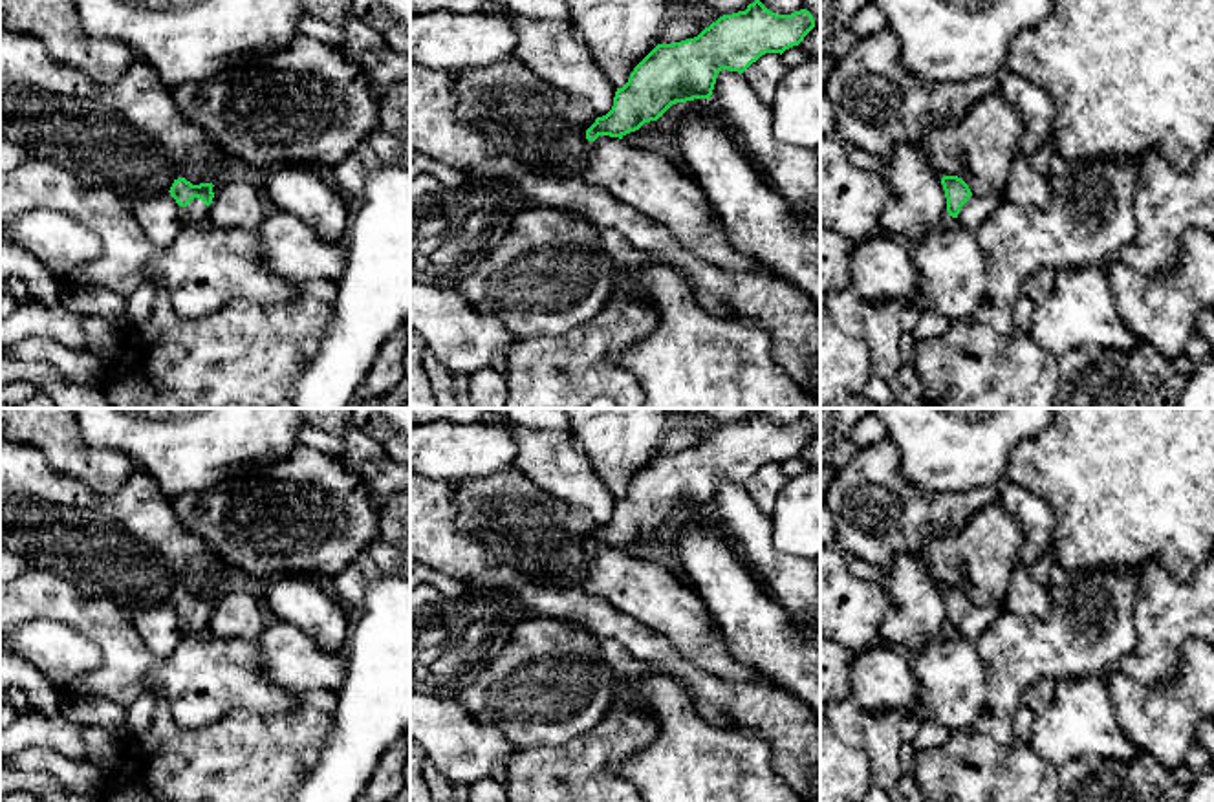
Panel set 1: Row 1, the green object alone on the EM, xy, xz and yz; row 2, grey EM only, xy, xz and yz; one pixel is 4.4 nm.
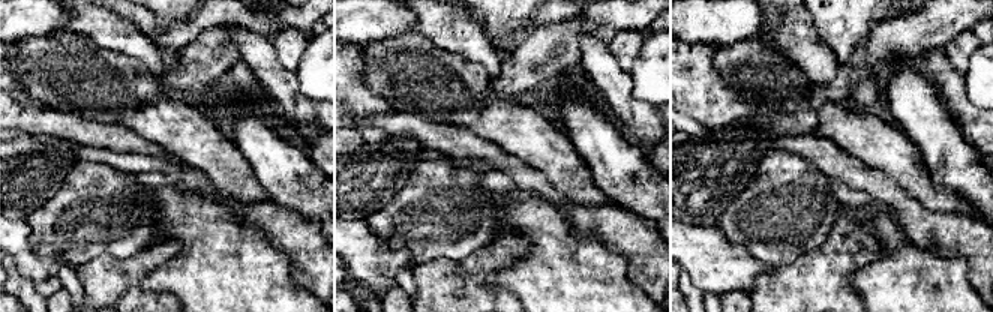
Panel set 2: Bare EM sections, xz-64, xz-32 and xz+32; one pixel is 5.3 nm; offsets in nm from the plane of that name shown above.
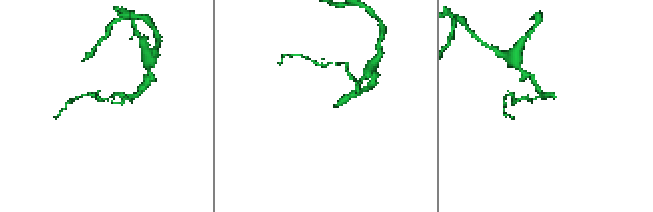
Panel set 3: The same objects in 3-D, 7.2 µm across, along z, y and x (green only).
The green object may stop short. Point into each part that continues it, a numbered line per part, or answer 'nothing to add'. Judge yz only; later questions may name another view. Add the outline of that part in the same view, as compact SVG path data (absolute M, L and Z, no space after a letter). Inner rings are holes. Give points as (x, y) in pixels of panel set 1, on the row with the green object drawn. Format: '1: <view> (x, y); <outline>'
1: yz (978, 207); M972 194L961 207L958 222L965 229L976 231L1000 203L1003 203L1002 194Z

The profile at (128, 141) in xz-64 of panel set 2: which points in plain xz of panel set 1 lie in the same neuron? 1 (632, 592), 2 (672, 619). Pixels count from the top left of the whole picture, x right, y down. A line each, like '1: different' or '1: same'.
1: different
2: different

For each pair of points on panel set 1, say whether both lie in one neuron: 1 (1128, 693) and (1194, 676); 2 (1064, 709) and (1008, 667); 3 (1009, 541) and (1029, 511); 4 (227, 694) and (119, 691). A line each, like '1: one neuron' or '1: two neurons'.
1: one neuron
2: two neurons
3: two neurons
4: one neuron

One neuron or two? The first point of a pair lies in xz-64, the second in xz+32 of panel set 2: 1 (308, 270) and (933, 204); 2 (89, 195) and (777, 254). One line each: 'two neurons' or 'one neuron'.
1: two neurons
2: one neuron

